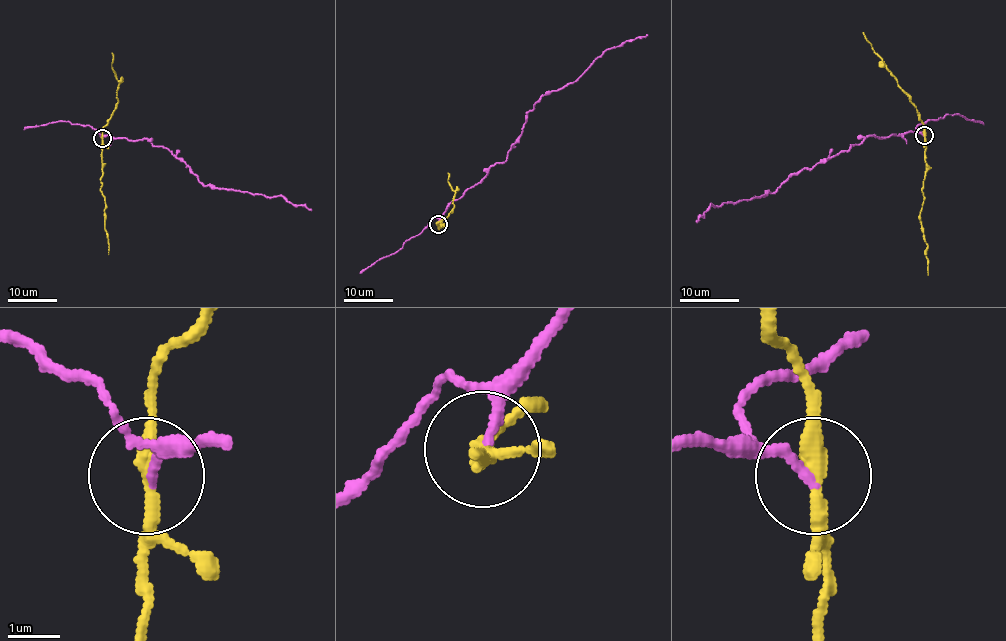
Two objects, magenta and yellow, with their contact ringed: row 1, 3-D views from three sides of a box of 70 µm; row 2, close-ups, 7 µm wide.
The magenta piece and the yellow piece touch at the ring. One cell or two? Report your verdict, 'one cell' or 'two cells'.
two cells

